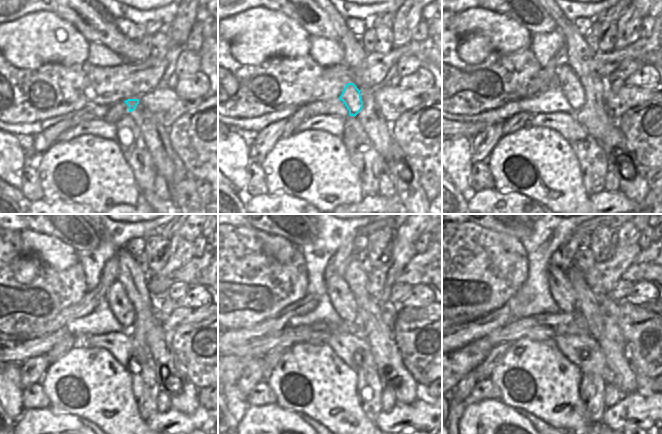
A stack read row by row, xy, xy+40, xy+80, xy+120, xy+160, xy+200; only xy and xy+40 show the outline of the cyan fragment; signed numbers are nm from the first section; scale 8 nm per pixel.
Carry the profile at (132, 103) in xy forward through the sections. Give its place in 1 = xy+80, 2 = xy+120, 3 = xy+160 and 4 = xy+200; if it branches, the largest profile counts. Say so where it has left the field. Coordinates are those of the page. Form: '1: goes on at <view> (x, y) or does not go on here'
1: goes on at xy+80 (569, 83)
2: goes on at xy+120 (121, 307)
3: goes on at xy+160 (341, 297)
4: goes on at xy+200 (560, 287)

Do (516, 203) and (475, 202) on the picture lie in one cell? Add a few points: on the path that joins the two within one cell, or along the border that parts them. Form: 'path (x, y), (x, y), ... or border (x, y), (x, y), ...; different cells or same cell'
path (506, 200), (499, 198), (495, 202), (485, 202); same cell

